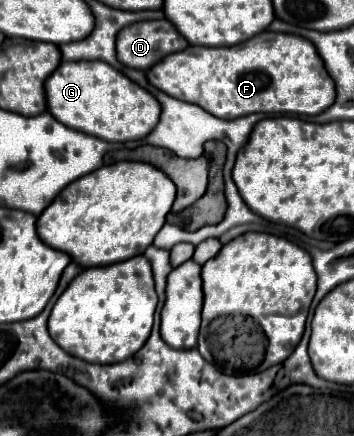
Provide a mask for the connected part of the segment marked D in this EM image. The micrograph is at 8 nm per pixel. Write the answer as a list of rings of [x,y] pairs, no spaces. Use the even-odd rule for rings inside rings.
[[[168,20],[134,22],[116,36],[116,58],[136,70],[148,70],[164,56],[180,52],[188,42]]]

